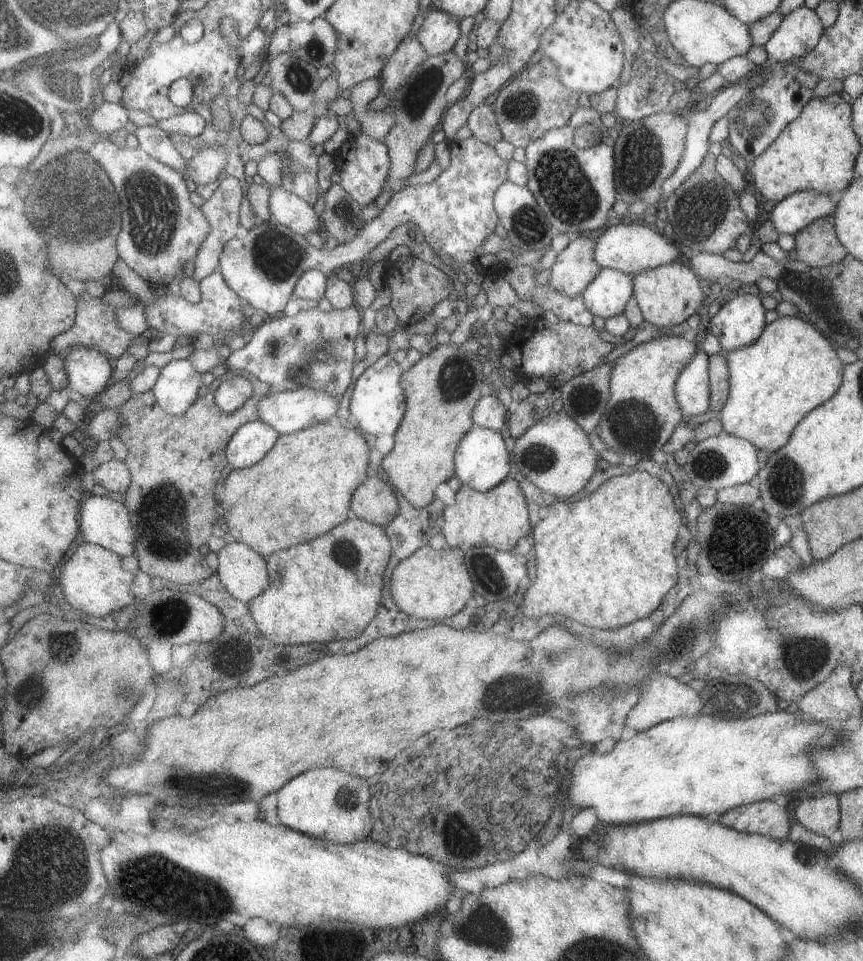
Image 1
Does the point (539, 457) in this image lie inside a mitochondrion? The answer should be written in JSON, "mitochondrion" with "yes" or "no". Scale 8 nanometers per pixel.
{"mitochondrion":"yes"}

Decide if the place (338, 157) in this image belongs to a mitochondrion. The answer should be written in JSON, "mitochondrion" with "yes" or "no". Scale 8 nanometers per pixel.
{"mitochondrion":"no"}

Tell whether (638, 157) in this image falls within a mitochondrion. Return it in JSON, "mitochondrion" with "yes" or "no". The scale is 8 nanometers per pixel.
{"mitochondrion":"yes"}

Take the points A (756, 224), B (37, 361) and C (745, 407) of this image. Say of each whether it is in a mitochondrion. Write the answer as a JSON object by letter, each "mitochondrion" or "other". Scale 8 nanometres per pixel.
{"A":"other","B":"other","C":"other"}

